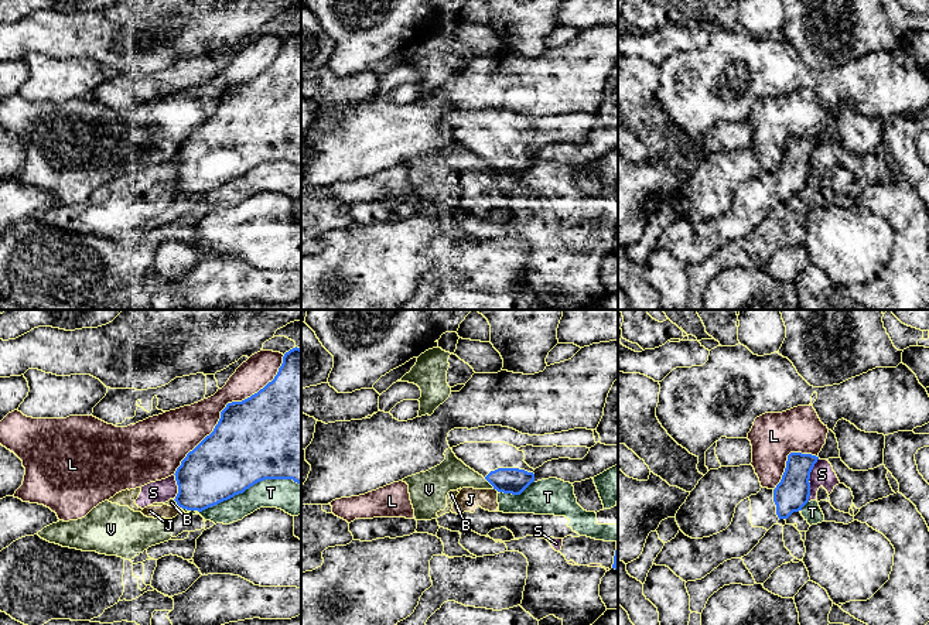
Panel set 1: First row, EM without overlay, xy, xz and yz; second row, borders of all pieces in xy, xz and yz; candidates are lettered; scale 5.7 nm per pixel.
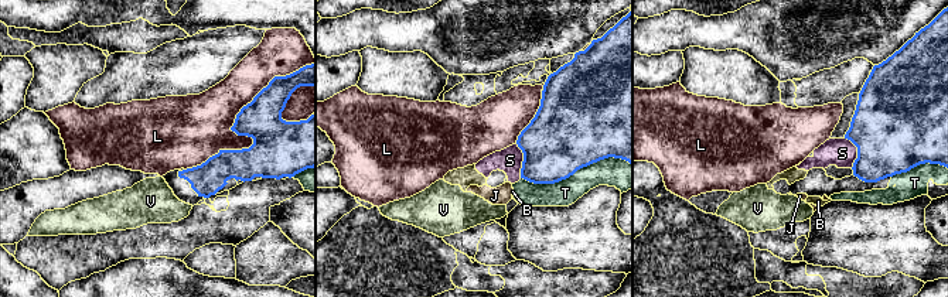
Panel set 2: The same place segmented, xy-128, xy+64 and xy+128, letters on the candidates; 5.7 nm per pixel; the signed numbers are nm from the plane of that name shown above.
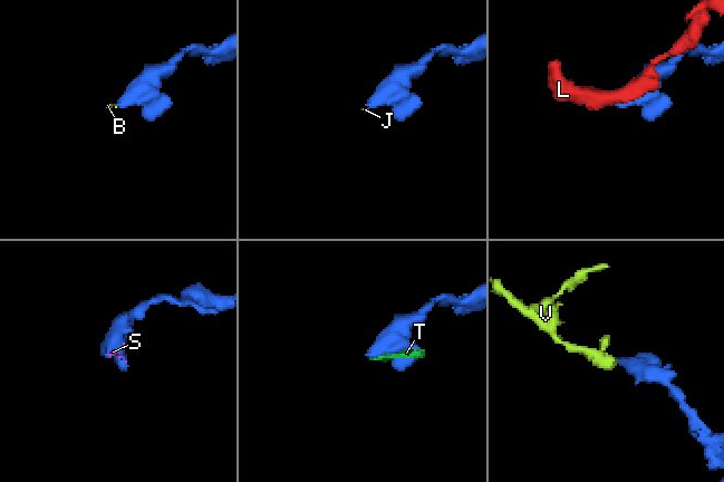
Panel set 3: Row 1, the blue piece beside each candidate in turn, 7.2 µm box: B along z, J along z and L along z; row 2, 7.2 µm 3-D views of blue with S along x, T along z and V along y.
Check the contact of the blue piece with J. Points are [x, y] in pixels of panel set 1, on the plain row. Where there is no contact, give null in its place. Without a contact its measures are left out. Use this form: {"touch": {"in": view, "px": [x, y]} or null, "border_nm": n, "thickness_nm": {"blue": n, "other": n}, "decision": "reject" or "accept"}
{"touch": {"in": "xz", "px": [497, 173]}, "border_nm": 40, "thickness_nm": {"blue": 150, "other": 140}, "decision": "reject"}

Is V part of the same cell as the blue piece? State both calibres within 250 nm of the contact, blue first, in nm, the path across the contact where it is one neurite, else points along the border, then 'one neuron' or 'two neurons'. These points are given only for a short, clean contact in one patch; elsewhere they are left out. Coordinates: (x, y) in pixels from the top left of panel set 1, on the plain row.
150/180 nm | along xz (484, 161), (494, 171) | two neurons

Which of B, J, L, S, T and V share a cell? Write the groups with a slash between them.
B J S T V / L

